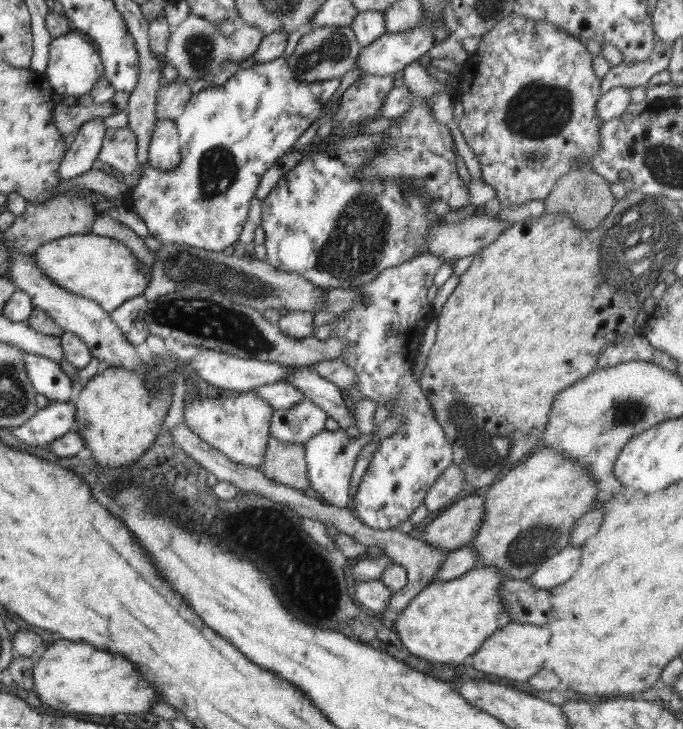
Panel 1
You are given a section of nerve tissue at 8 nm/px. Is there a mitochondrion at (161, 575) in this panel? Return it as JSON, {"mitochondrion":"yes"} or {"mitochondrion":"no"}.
{"mitochondrion":"no"}

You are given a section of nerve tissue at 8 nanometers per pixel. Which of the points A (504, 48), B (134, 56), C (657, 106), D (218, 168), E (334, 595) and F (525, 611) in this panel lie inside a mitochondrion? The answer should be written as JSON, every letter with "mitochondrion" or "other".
{"A":"other","B":"other","C":"other","D":"mitochondrion","E":"mitochondrion","F":"other"}

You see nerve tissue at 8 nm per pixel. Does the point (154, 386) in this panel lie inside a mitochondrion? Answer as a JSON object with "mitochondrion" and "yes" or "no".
{"mitochondrion":"yes"}

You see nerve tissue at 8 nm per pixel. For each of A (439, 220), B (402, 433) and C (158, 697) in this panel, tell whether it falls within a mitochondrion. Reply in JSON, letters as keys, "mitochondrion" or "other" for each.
{"A":"other","B":"other","C":"other"}

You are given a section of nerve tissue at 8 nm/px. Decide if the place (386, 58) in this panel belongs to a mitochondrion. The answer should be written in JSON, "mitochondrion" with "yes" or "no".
{"mitochondrion":"no"}

